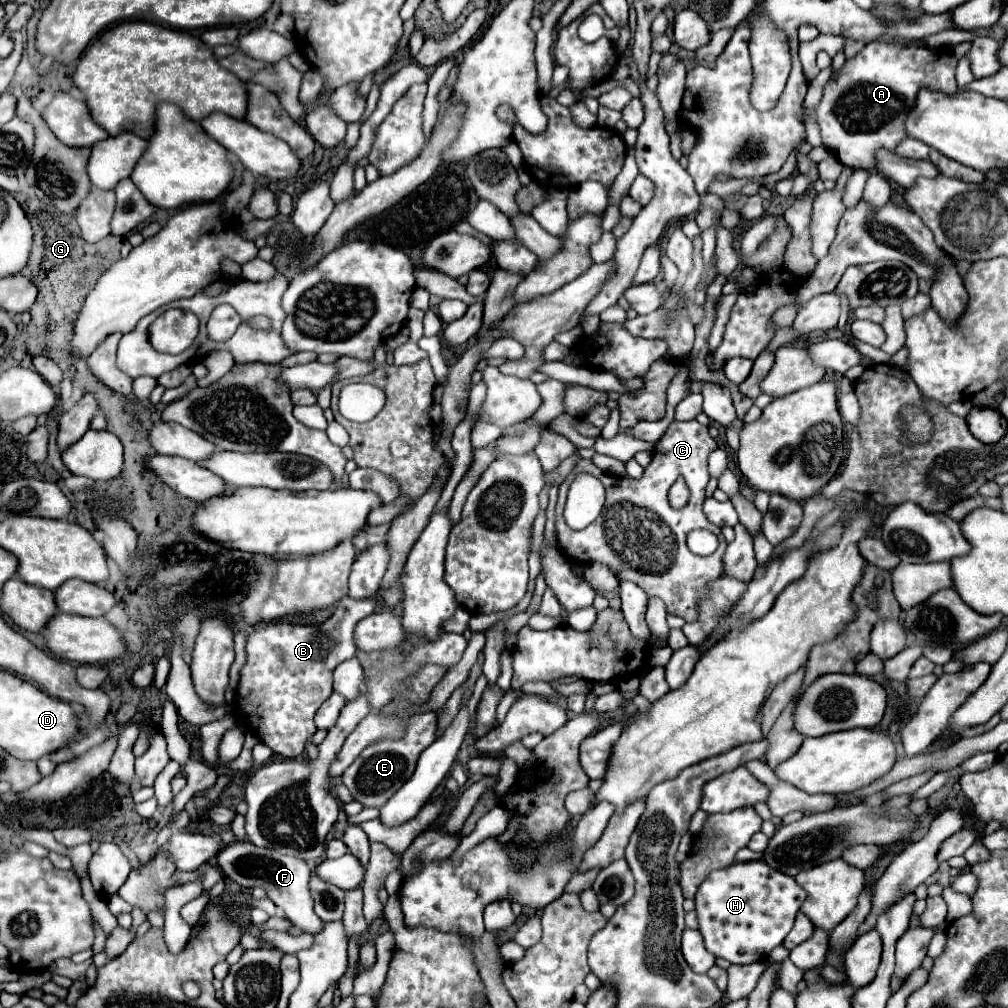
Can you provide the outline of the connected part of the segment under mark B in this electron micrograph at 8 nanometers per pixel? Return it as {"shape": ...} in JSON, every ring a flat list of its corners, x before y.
{"shape":[[342,597,340,603,338,603,338,607,336,607,336,611,332,613,332,617,328,617,328,619,326,619,324,623,320,623,320,625,294,625,294,623,286,623,286,621,272,621,272,623,264,623,260,629,252,631,252,633,248,635,248,641,246,641,246,663,244,663,242,669,240,669,240,683,238,683,238,691,236,691,234,719,236,719,242,727,246,727,246,729,250,729,254,735,258,735,258,739,260,739,264,745,268,745,275,754,283,758,296,759,296,757,304,751,304,745,306,745,308,737,316,733,314,713,316,713,318,707,332,695,332,671,334,671,334,667,340,665,340,661,352,659,352,657,356,655,356,647,354,647,354,641,352,641,356,623,358,623,360,619,364,619,366,615,374,613,376,601,378,601,378,597,376,597,374,601,352,601,350,597]]}

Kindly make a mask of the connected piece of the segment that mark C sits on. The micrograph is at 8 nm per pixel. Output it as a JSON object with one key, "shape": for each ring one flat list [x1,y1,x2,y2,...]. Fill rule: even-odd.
{"shape":[[672,421,664,437,656,443,652,453,650,465,644,469,640,479,618,477,612,473,600,471,592,461,580,459,576,469,566,477,566,481,558,487,558,507,556,507,556,529,558,529,558,545,564,555,568,557,584,557,586,563,598,561,606,563,616,577,624,577,628,581,636,581,648,597,660,597,666,603,668,613,682,617,684,621,692,623,698,619,698,601,706,595,706,585,716,581,724,575,724,549,726,541,722,537,720,527,712,525,704,513,704,489,708,485,708,455,718,445,710,437,708,427,694,421],[586,471,598,477,606,489,606,505,600,517,590,523,586,529,574,531,564,523,562,511,566,503,566,493,574,477],[682,477,690,489,690,499,682,509,672,509,668,503,668,491,672,483],[644,521,650,531,644,531],[694,529,708,529,712,531,720,545,716,553,708,557,694,555,688,545,686,537]]}

